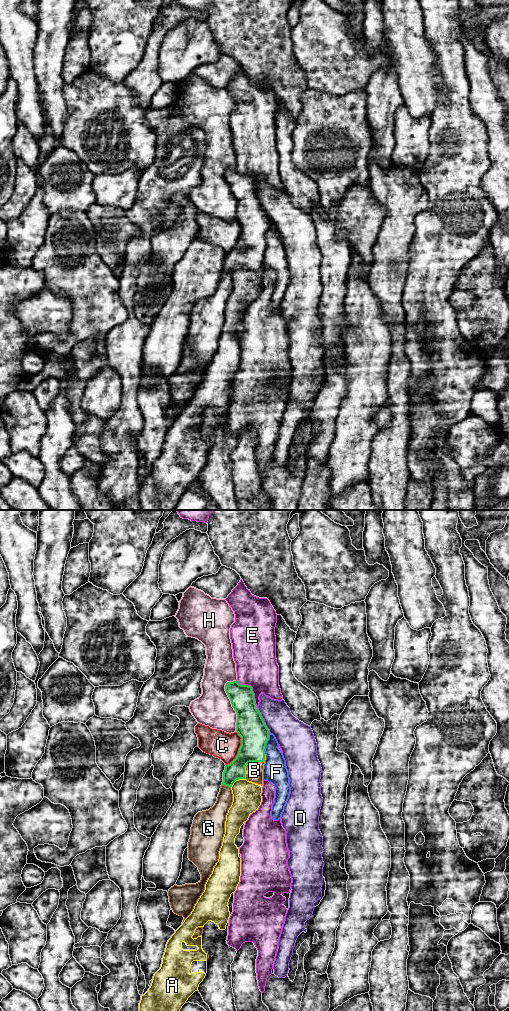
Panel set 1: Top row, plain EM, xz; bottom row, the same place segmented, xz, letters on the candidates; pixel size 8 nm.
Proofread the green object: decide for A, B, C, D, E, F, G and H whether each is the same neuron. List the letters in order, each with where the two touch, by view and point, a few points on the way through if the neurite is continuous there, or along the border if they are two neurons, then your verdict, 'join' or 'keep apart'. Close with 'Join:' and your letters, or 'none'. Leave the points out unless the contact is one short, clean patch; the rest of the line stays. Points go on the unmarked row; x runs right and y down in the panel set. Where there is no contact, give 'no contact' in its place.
A: xz (236, 267) | keep apart
B: xz (251, 249) | join
C: xz (239, 237) | along xz (236, 219), (240, 225), (240, 235), (237, 243), (226, 253) | keep apart
D: xz (263, 208) | keep apart
E: xz (252, 179) | keep apart
F: xz (265, 232) | keep apart
G: xz (226, 273) | along xz (222, 272), (230, 276) | keep apart
H: xz (231, 190) | keep apart
Join: B

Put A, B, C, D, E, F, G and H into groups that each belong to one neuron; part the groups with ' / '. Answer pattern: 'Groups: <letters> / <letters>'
Groups: A / B / C / D / E / F / G / H

